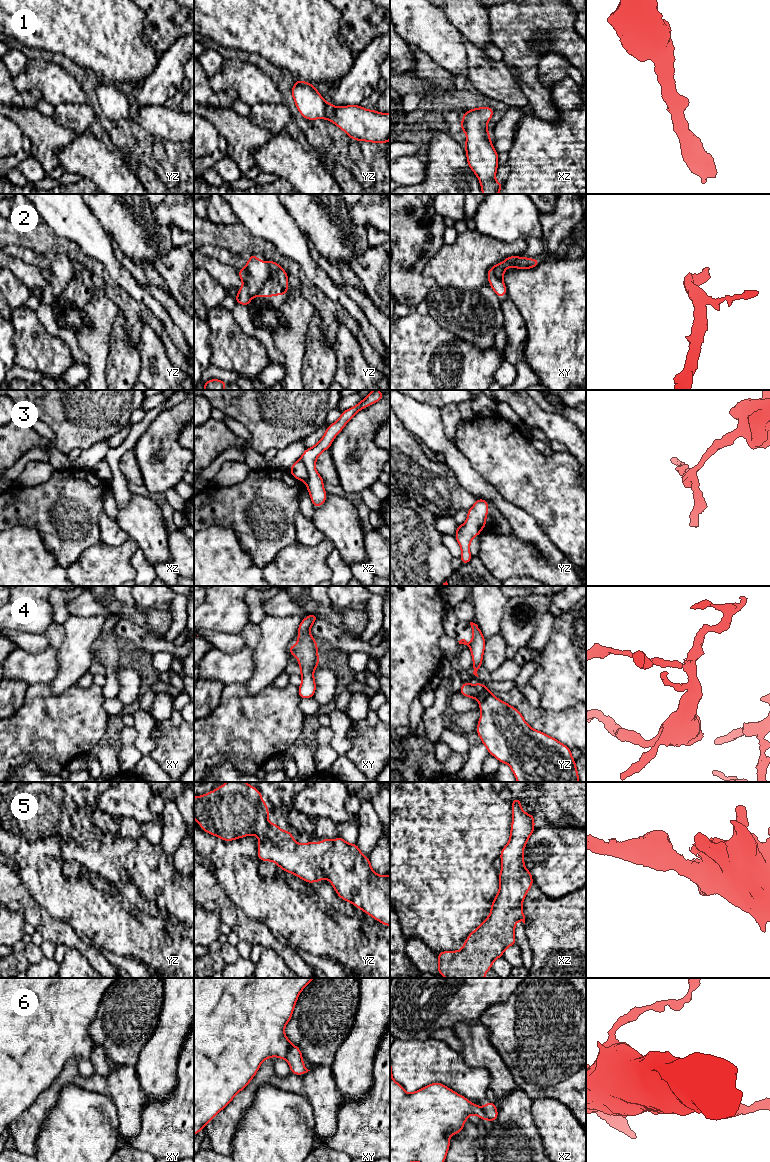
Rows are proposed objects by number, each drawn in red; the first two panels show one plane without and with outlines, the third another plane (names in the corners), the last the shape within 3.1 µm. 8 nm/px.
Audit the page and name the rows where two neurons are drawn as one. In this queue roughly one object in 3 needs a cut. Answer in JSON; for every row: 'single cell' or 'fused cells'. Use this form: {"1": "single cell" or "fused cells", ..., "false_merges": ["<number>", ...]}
{"1": "single cell", "2": "fused cells", "3": "fused cells", "4": "fused cells", "5": "single cell", "6": "fused cells", "false_merges": ["2", "3", "4", "6"]}

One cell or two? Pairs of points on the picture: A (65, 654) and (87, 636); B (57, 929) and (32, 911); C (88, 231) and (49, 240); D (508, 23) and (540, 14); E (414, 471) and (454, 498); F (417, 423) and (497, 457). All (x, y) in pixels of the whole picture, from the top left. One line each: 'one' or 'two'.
A: one
B: one
C: two
D: one
E: one
F: two

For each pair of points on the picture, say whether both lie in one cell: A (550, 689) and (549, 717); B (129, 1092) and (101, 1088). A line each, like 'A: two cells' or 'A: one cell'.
A: two cells
B: one cell

